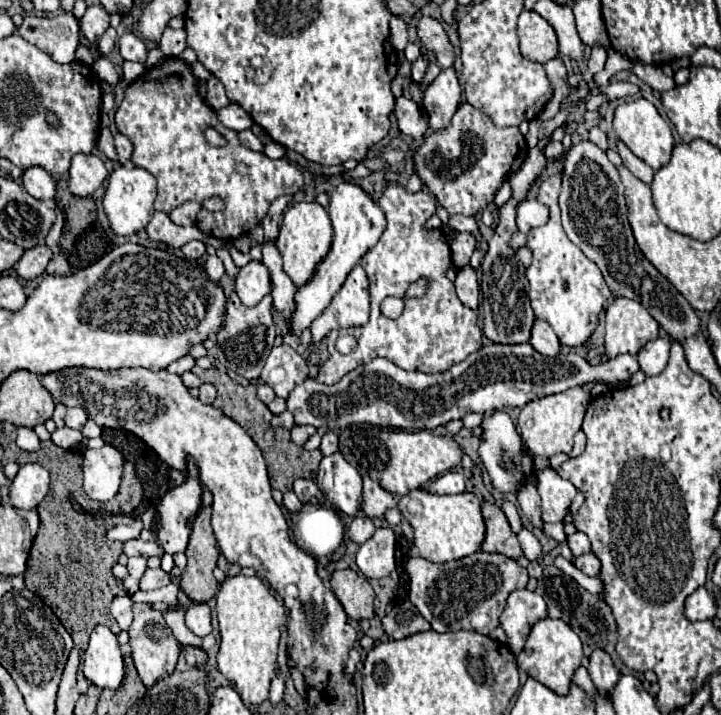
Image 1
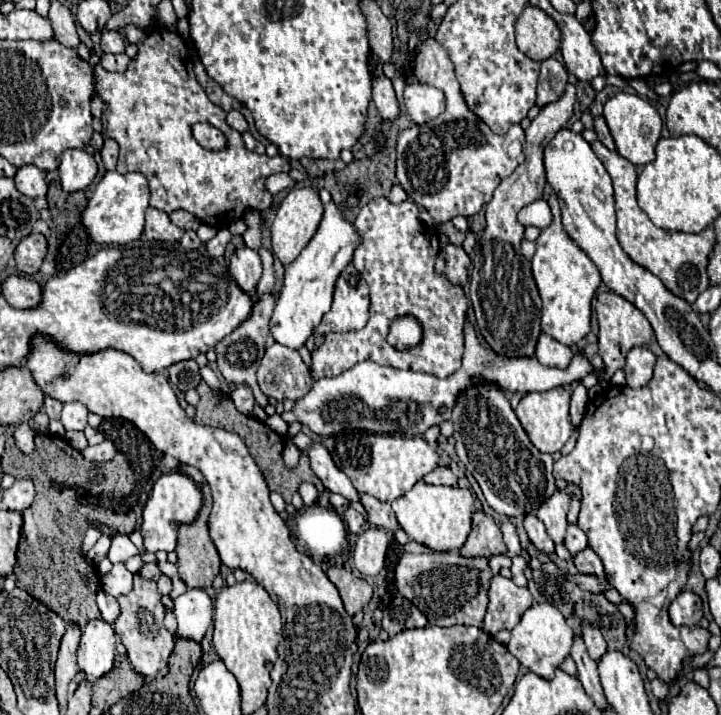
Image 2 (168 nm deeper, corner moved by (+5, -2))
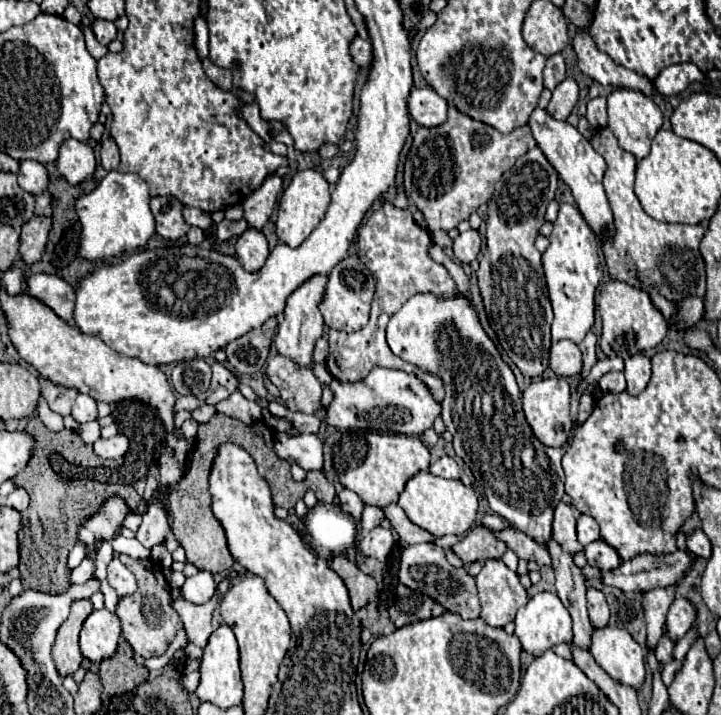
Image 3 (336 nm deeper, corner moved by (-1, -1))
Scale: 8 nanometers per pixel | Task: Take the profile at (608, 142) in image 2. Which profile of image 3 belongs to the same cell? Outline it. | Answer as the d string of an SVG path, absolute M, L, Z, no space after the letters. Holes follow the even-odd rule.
M594 97L588 101L588 113L586 119L590 121L590 125L594 129L604 129L608 123L608 115L606 115L606 97Z

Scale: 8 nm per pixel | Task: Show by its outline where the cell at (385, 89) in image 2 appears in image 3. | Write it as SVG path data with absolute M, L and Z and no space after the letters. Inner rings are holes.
M354 37L354 41L350 43L350 55L352 55L354 63L358 67L362 67L364 71L368 71L368 67L370 67L370 53L372 53L372 45L366 39Z

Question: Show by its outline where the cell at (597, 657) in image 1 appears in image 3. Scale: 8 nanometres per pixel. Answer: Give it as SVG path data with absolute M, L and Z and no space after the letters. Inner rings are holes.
M590 587L586 593L586 599L588 599L588 615L590 615L592 625L608 625L610 611L608 611L606 595L600 589Z

